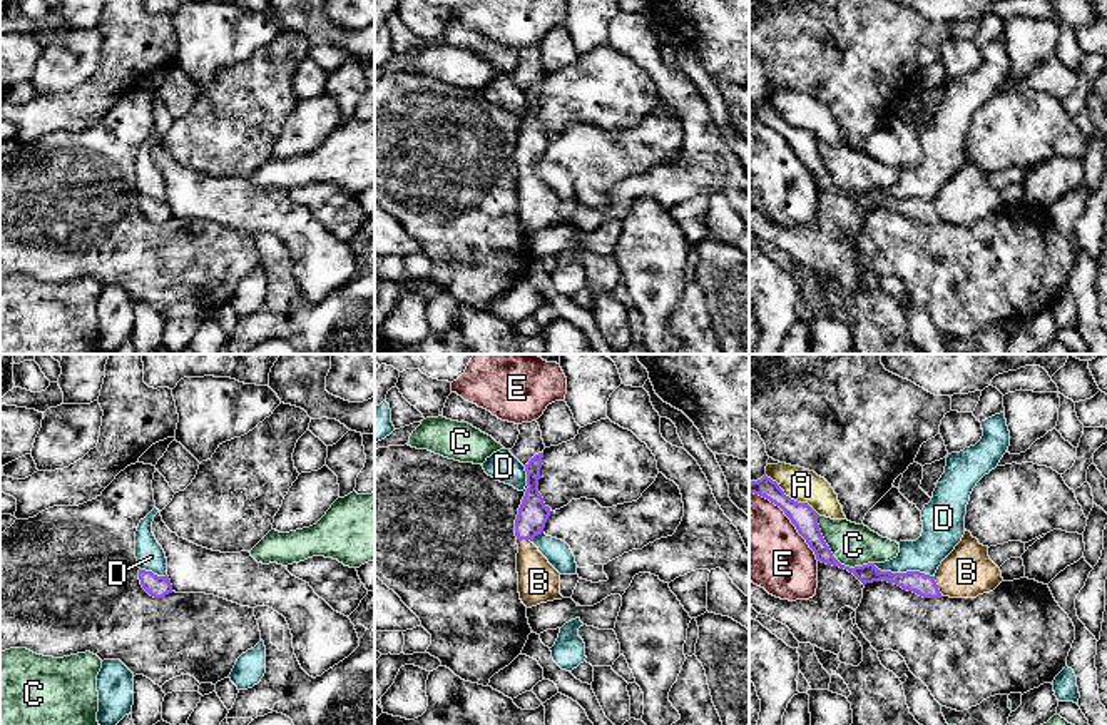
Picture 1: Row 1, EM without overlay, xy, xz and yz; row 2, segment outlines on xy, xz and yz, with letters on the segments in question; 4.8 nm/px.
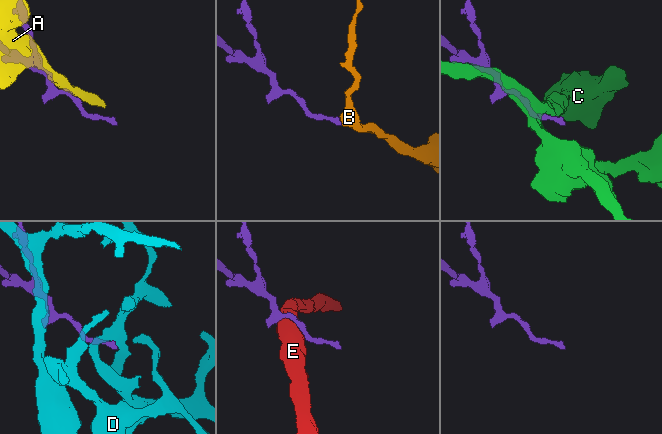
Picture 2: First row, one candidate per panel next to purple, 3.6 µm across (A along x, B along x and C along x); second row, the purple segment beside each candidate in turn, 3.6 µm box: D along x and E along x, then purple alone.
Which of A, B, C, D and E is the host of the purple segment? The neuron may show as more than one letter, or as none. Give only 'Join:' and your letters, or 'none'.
Join: B

